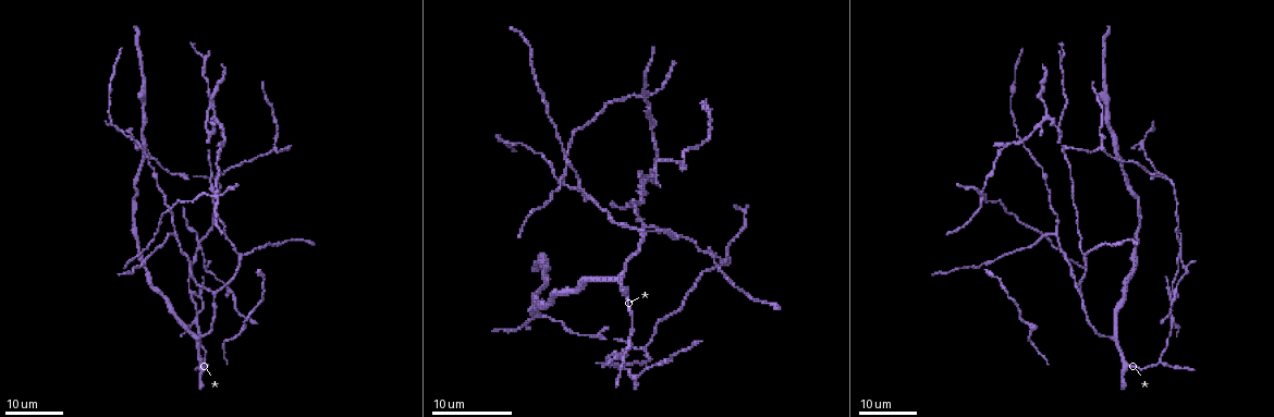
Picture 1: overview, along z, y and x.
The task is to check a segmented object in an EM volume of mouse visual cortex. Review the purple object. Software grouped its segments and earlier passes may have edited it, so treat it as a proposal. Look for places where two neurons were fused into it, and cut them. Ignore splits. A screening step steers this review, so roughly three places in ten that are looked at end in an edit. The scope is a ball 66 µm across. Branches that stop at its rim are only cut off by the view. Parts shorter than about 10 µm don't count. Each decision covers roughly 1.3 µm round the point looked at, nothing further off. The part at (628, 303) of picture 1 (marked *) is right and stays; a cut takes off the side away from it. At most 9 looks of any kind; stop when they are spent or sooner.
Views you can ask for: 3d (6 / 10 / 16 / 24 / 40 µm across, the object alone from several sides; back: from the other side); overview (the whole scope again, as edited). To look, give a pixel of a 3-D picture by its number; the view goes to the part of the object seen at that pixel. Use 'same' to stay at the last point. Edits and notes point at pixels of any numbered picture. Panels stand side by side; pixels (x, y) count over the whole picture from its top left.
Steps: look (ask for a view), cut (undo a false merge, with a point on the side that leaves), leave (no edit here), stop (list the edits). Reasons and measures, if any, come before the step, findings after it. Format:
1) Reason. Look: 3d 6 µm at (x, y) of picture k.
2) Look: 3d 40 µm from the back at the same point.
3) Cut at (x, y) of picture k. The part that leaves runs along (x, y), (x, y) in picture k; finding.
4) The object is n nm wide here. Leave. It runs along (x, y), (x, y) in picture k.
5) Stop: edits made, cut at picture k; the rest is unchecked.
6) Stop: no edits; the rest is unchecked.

Three-way junction. Look: 3d 24 µm at (1123, 361) of picture 1.

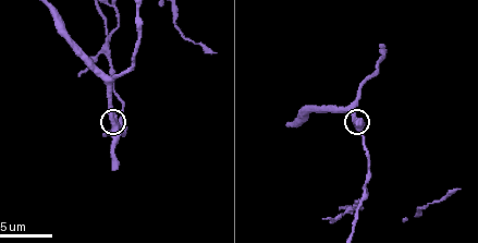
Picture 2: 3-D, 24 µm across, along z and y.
Look: 3d 6 µm at (117, 123) of picture 2.

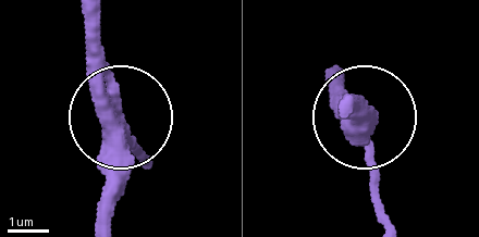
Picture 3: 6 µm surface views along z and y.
Leave. It runs along (131, 138), (86, 14) in picture 3; all the same neuron.

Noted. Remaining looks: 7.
Arms part here. Look: 3d 24 µm at (644, 350) of picture 1.

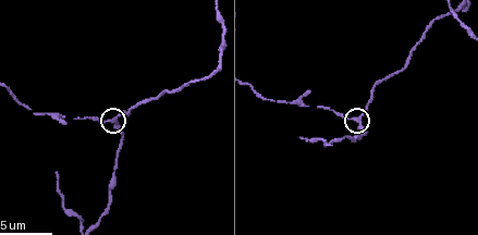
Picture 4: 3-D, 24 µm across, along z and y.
Closer look. Look: 3d 10 µm at (356, 120) of picture 4.

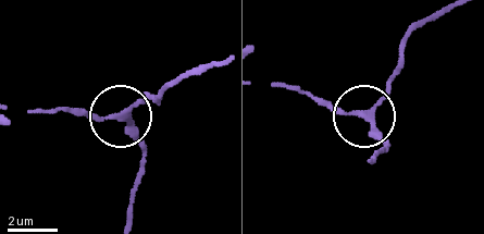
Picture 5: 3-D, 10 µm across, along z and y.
The side arm is 26 µm long. Leave. It runs along (129, 216), (141, 160), (129, 122), (44, 110) in picture 5; all the same neuron.

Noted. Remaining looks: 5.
Look: 3d 24 µm at (200, 250) of picture 1.

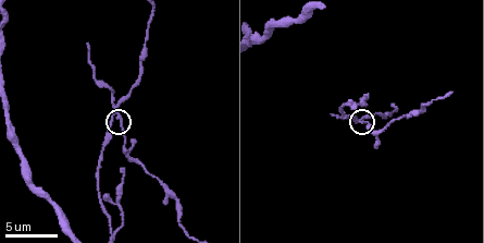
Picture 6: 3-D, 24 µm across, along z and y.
Look: 3d 6 µm at (121, 118) of picture 6.

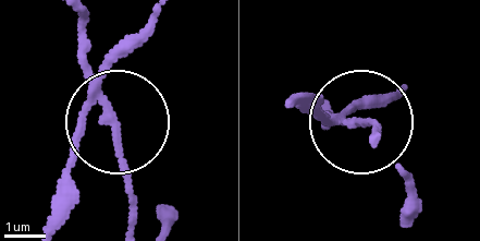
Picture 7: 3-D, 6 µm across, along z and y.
The object is 150 nm wide here. Cut at (78, 24) of picture 7. The part that leaves runs along (97, 88), (128, 220) in picture 7; two neurons meet here.

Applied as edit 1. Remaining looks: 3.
Look: overview.

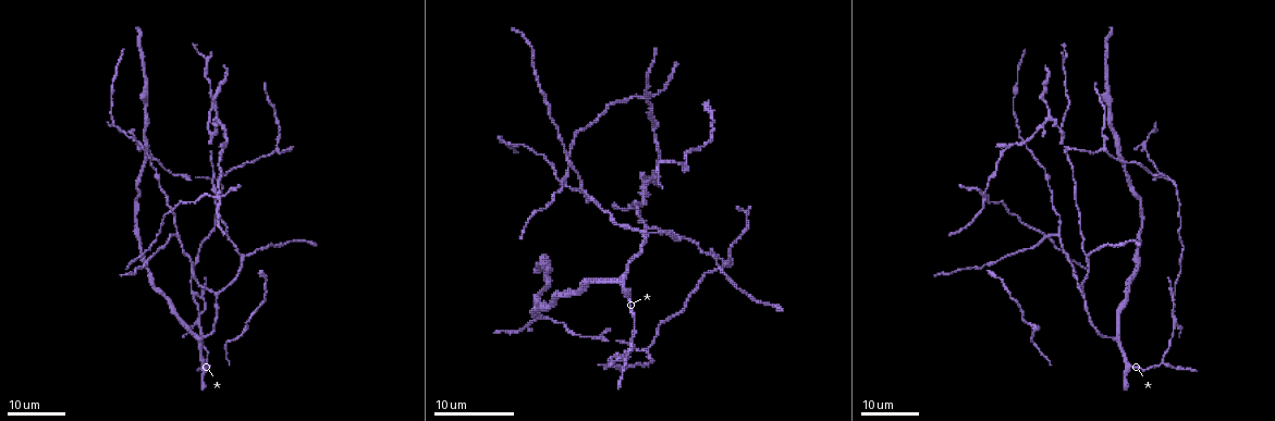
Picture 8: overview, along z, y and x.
Thin arm on a thick one. Look: 3d 16 µm at (1171, 317) of picture 8.

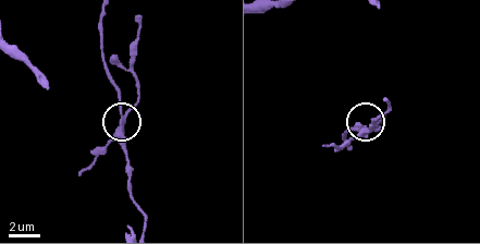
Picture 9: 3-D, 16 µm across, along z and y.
Look: 3d 10 µm at (122, 117) of picture 9.

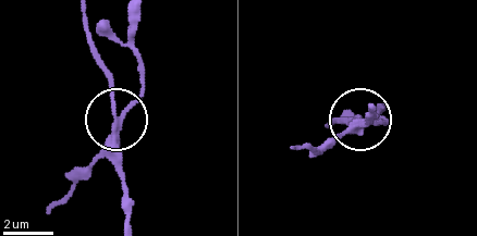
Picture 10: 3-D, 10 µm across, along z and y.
3 arms meet here. Cut at (90, 166) of picture 10. The part that leaves runs along (113, 138), (138, 90), (132, 15) in picture 10; a second neuron is stuck on.

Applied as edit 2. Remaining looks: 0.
Stop: edits made, cut at picture 7, cut at picture 10; the rest is unchecked.

